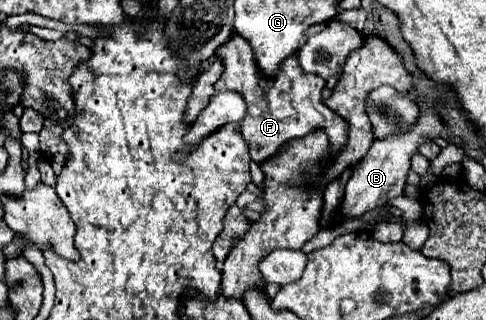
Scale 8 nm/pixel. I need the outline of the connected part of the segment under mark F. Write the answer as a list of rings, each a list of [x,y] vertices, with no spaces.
[[[234,33],[226,43],[220,45],[216,49],[216,55],[220,55],[224,73],[214,89],[240,91],[240,95],[244,95],[248,103],[248,115],[242,119],[242,137],[246,139],[250,157],[254,161],[262,163],[264,159],[280,151],[282,145],[286,145],[290,139],[304,137],[314,129],[336,133],[336,141],[332,141],[332,153],[336,153],[346,143],[348,125],[344,125],[344,121],[322,103],[322,89],[326,81],[316,73],[304,73],[298,63],[298,53],[292,53],[292,57],[284,59],[278,73],[272,77],[266,77],[258,71],[250,43],[238,33]]]

